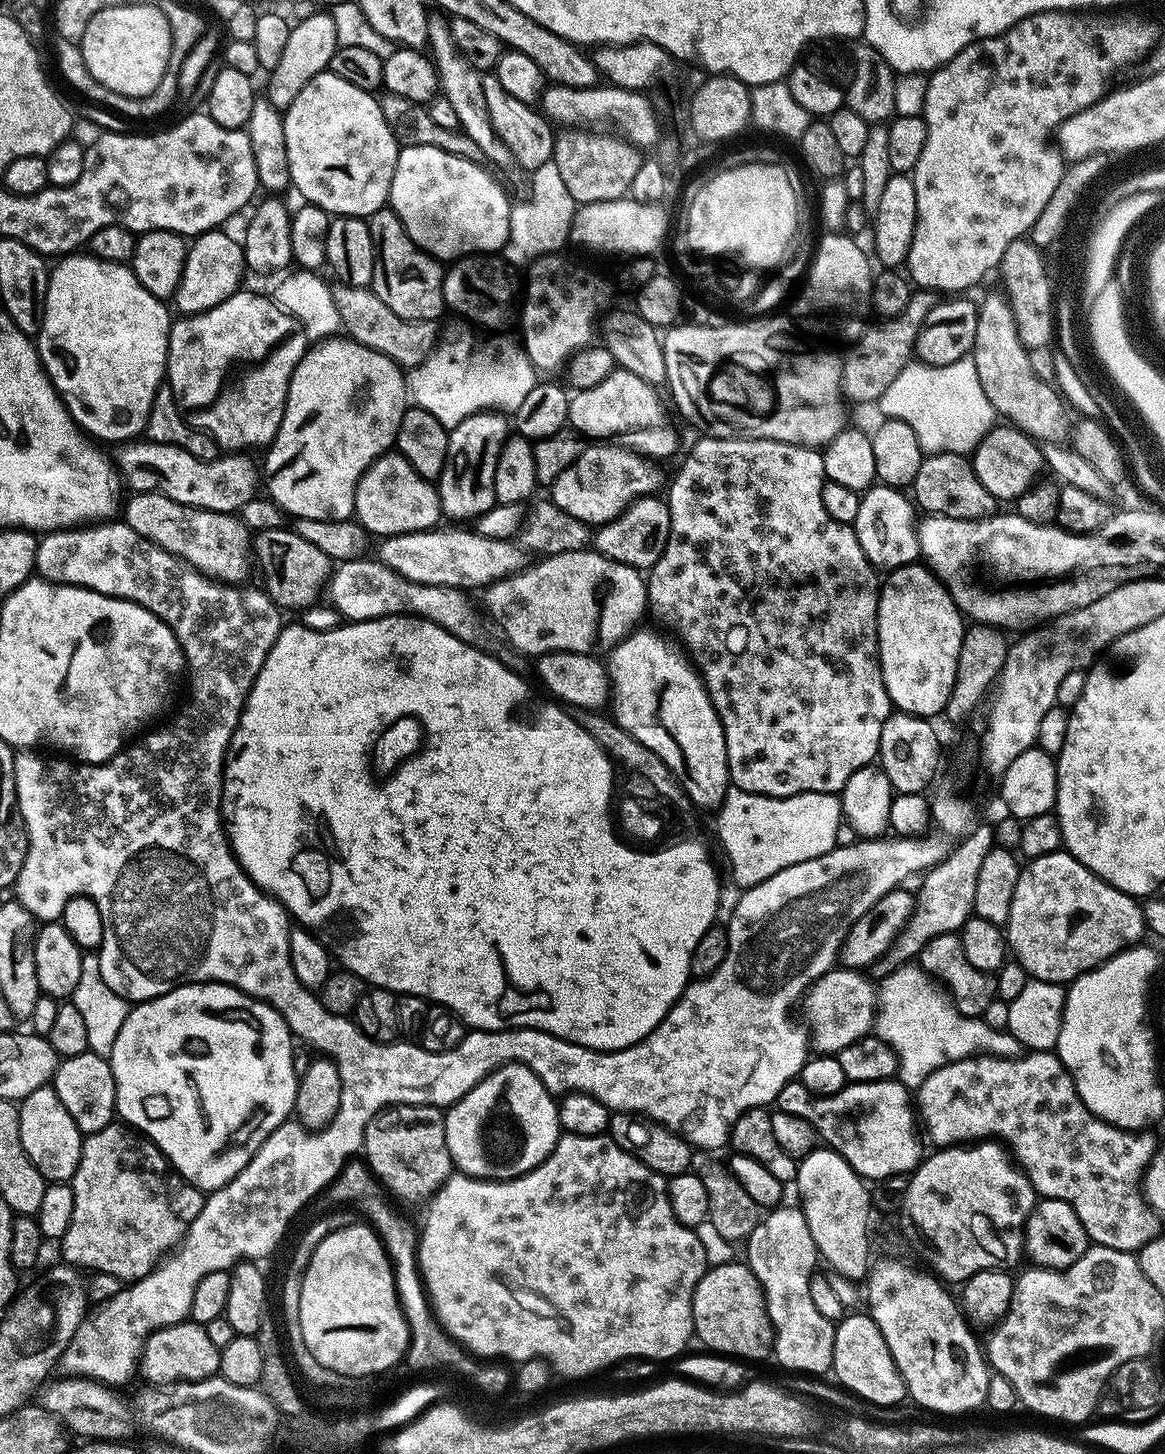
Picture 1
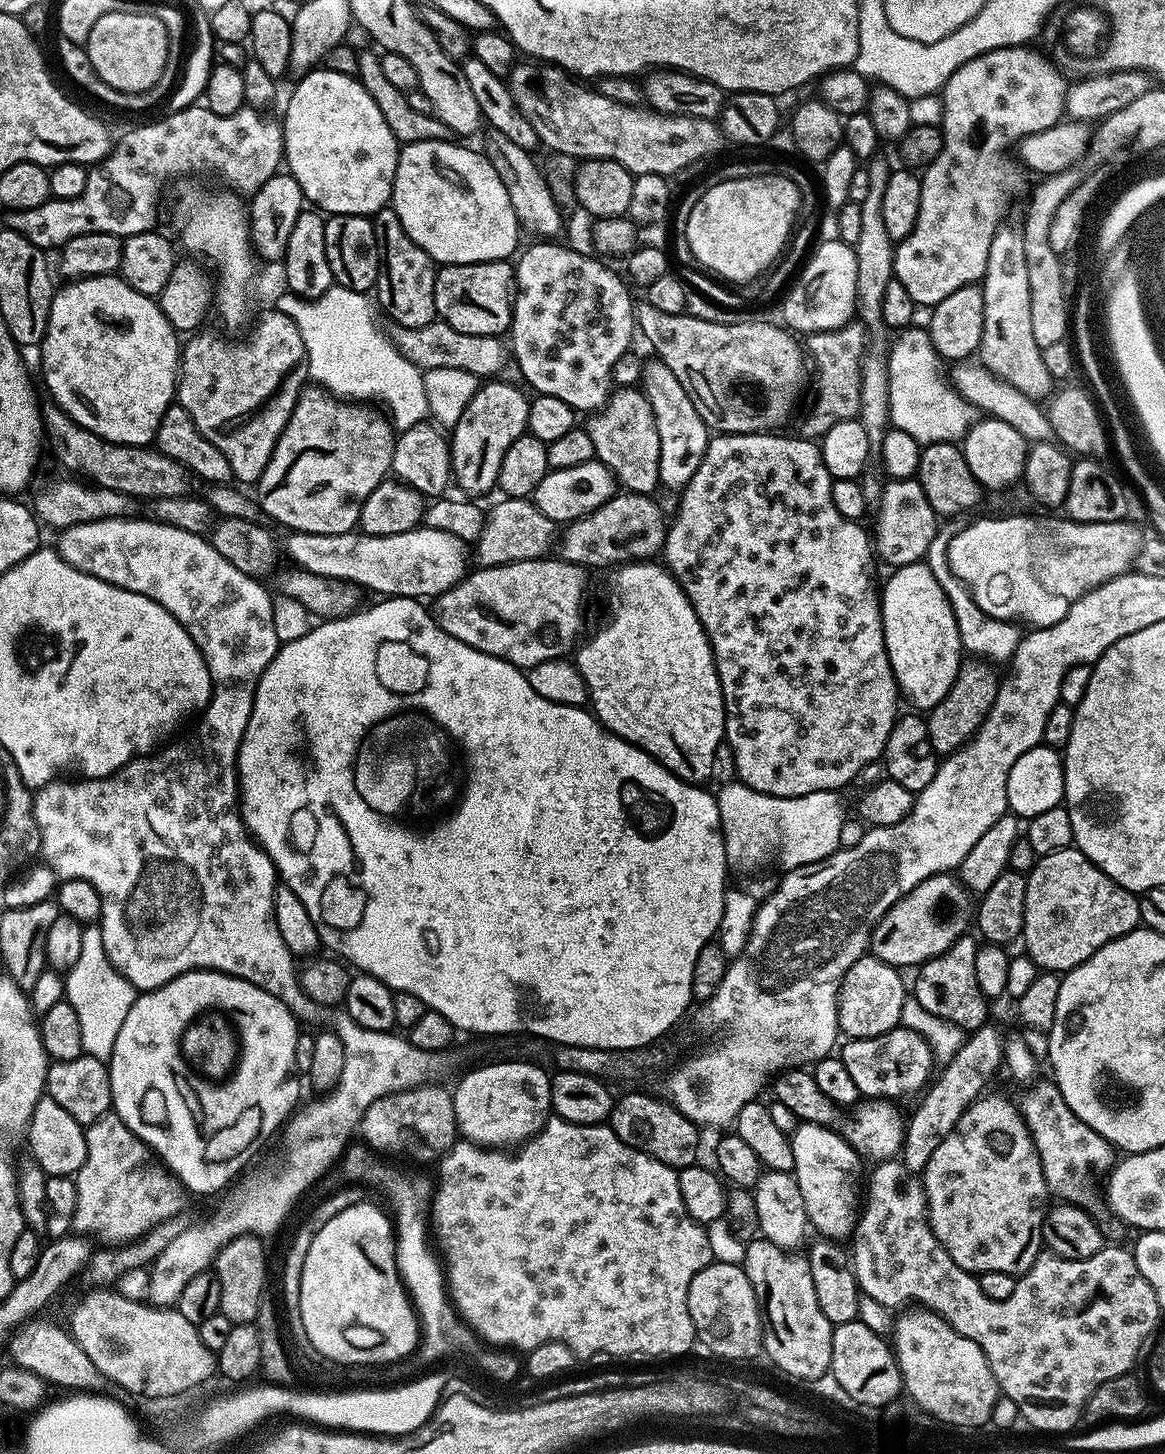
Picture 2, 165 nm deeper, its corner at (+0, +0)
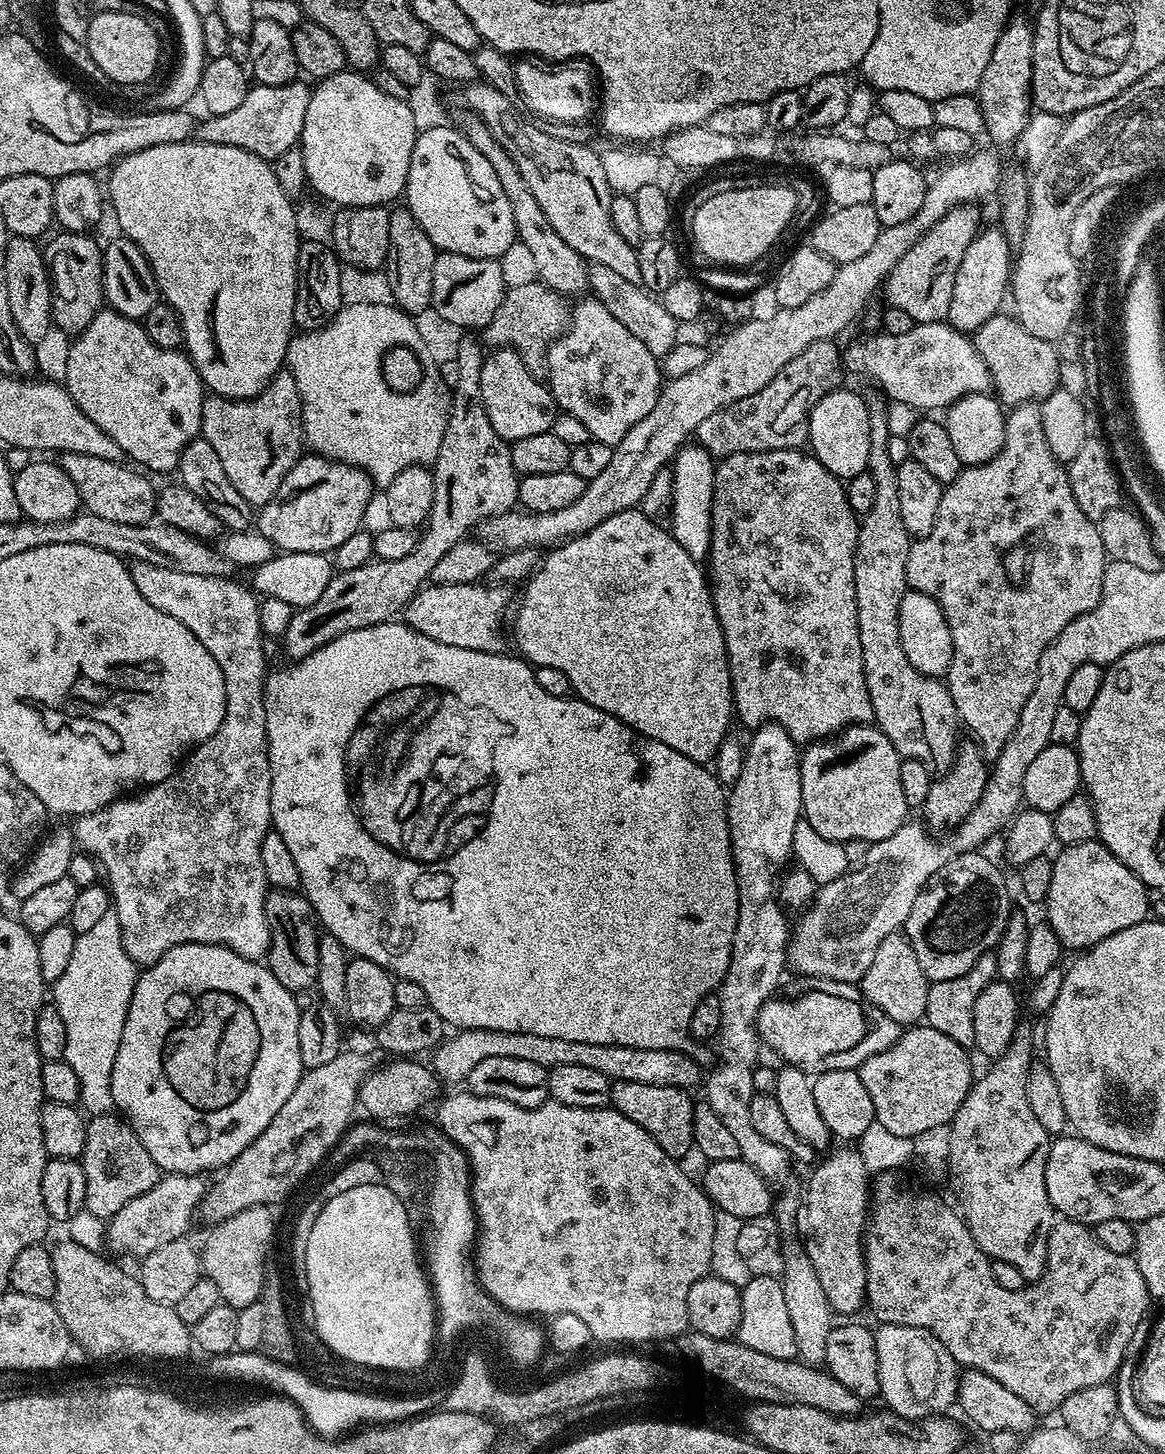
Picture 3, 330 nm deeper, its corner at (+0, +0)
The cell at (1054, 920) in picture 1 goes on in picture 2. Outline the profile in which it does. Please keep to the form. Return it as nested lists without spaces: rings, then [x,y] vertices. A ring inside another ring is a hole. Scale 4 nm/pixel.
[[[1073,846],[1046,854],[1037,859],[1036,865],[1026,876],[1026,910],[1024,911],[1024,935],[1026,955],[1045,973],[1063,974],[1085,964],[1099,948],[1119,936],[1141,927],[1140,900],[1122,886],[1118,886],[1105,872],[1098,870],[1086,854]]]

